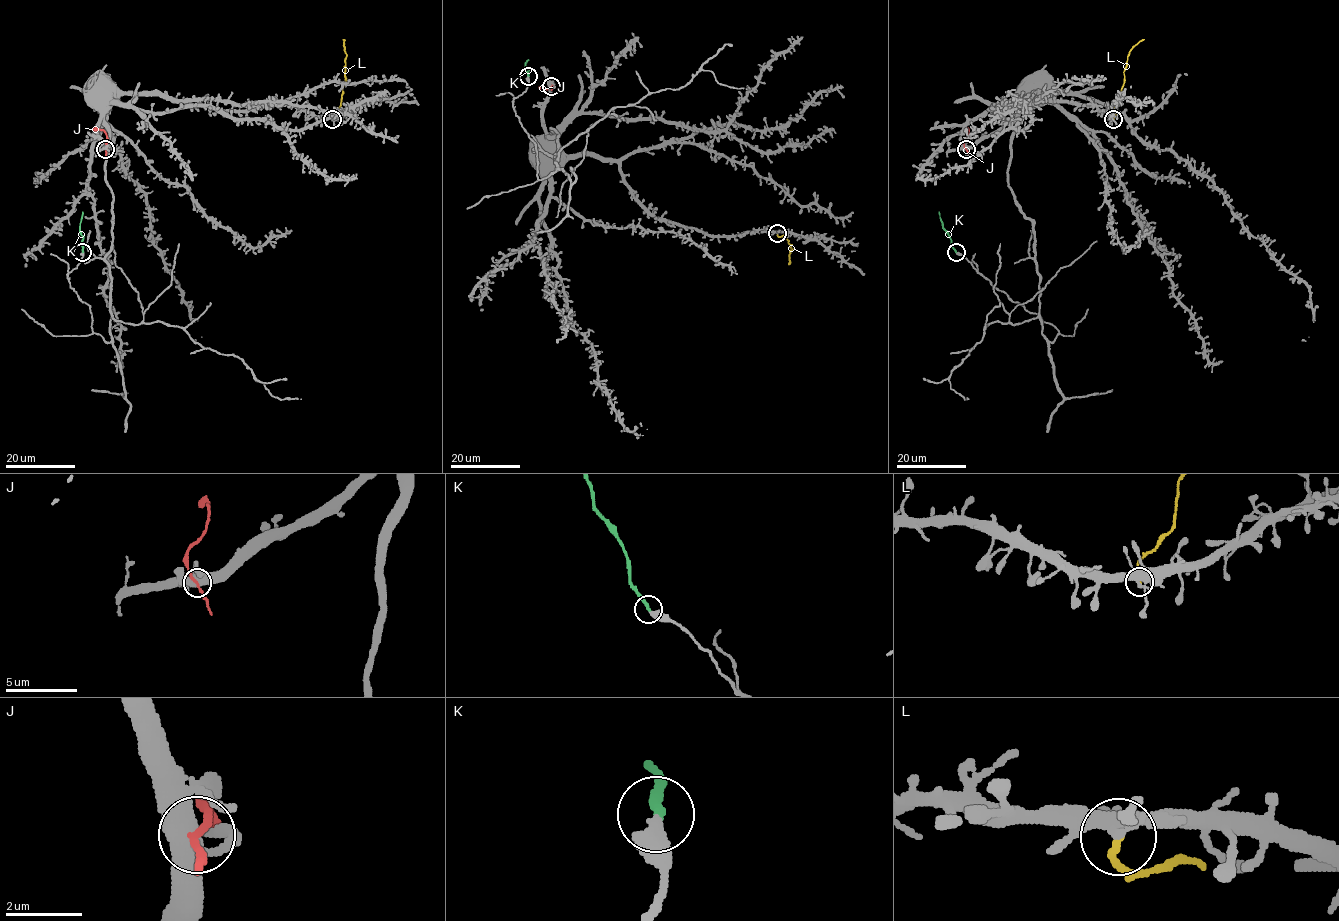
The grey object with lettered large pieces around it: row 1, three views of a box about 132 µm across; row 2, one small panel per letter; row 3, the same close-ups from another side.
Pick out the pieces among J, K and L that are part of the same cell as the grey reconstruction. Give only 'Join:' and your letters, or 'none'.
Join: K

